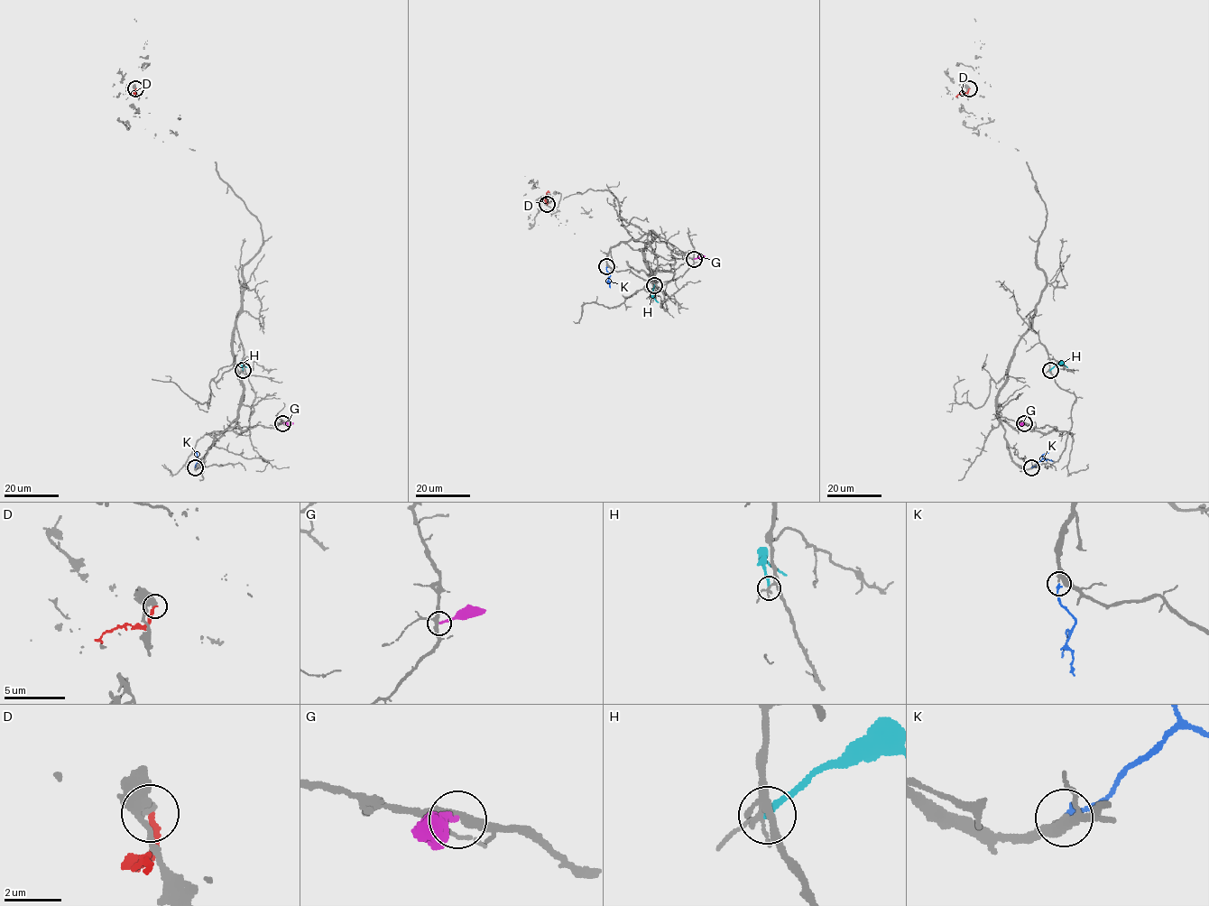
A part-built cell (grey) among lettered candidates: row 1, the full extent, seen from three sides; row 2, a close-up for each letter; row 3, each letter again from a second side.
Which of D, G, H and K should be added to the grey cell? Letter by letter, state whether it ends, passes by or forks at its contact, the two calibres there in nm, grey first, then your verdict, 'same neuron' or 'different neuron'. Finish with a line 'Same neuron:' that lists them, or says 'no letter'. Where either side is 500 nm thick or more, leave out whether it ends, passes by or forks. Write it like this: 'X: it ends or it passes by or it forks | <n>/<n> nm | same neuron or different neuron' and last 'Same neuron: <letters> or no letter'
D: it ends | 320/240 nm | different neuron
G: it ends | 260/170 nm | different neuron
H: it ends | 220/200 nm | different neuron
K: it ends | 280/180 nm | same neuron
Same neuron: K

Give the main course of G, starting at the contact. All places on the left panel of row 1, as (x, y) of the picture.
G: (282, 422), (293, 423)

